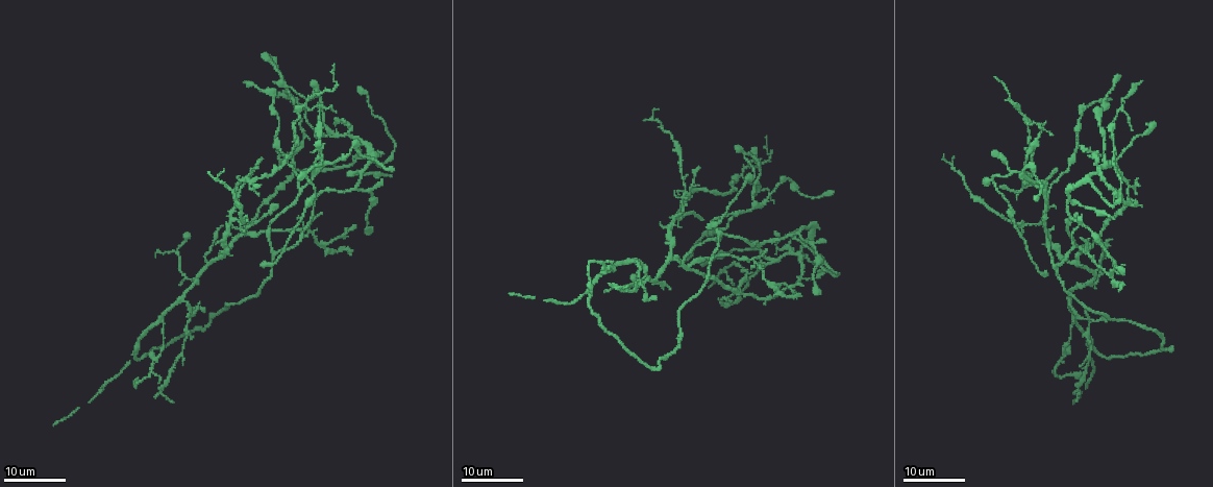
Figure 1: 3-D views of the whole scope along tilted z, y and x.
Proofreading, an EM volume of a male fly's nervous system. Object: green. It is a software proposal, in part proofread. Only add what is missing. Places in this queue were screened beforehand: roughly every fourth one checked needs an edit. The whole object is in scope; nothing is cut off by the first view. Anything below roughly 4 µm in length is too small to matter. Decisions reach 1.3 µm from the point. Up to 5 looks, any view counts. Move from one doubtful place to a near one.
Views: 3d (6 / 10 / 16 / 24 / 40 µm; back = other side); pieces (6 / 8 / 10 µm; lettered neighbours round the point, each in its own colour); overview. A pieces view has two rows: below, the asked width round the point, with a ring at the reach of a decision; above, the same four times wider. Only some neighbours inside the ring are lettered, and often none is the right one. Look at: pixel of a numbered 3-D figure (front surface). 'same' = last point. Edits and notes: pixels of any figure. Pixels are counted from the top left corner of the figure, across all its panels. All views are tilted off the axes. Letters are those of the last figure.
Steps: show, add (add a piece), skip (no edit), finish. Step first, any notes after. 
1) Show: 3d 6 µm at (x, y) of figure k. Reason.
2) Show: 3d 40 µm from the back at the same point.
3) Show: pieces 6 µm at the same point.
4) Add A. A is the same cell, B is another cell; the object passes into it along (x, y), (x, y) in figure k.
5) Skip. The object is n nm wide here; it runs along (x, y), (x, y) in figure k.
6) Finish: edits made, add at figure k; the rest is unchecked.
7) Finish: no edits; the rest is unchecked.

Show: 3d 16 µm at (337, 119) of figure 1. An open end.

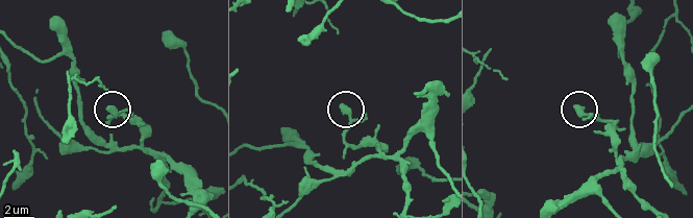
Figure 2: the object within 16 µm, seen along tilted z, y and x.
Show: pieces 10 µm at (111, 109) of figure 2.

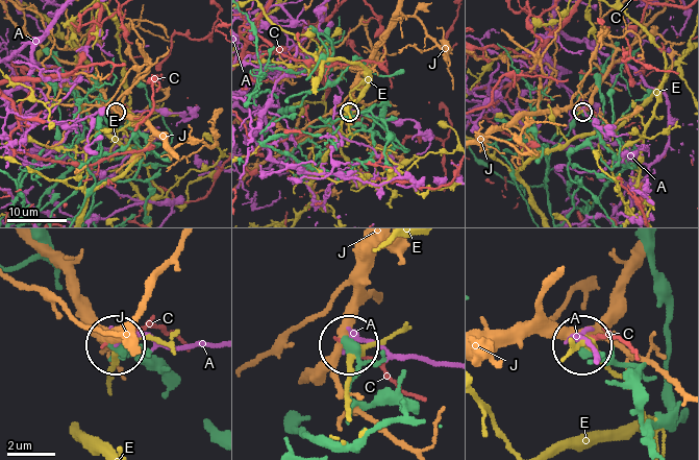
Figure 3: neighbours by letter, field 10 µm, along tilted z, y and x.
Skip. A, C, E and J are other cells; it runs along (653, 441), (640, 414), (639, 369), (585, 348) in figure 3; no lettered piece goes on from it.

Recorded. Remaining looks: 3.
Show: 3d 24 µm at (991, 151) of figure 1. Branch stops here.

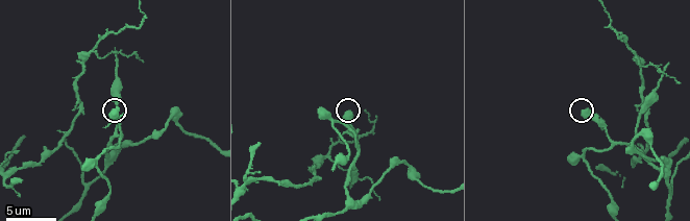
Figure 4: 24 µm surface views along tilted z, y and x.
Show: pieces 10 µm at (346, 111) of figure 4.

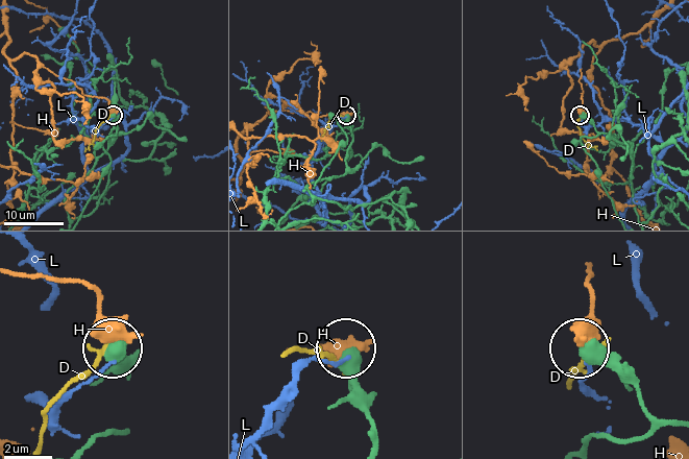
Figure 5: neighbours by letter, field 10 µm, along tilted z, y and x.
Skip. D, H and L are other cells; it runs along (373, 443), (374, 427), (350, 352) in figure 5; no lettered piece goes on from it.

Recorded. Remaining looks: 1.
Finish: no edits; the rest is unchecked.

